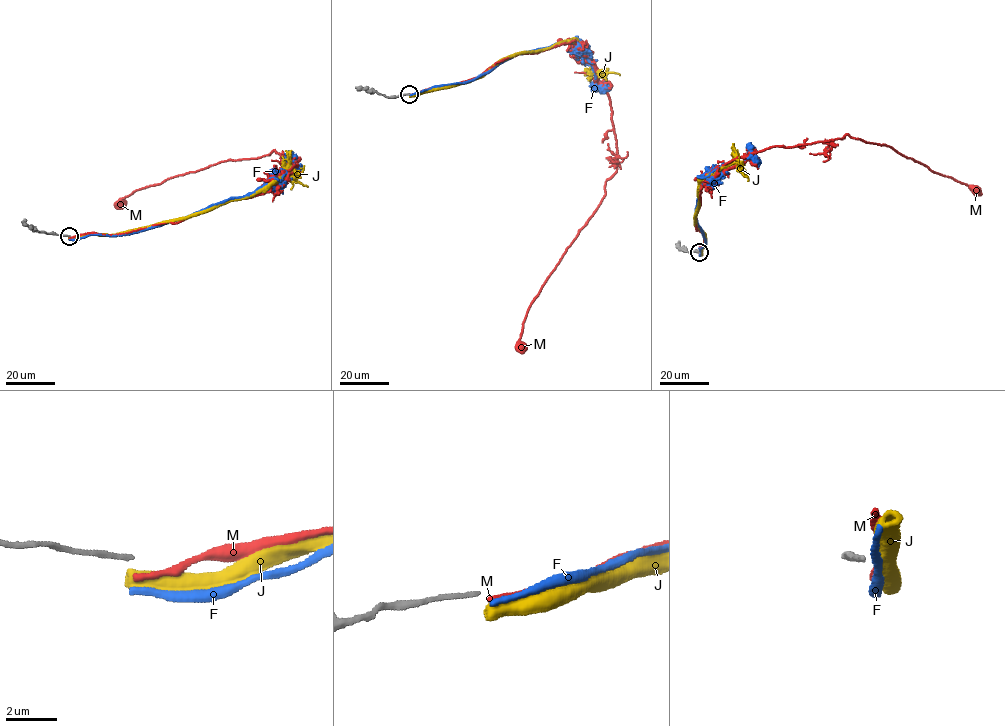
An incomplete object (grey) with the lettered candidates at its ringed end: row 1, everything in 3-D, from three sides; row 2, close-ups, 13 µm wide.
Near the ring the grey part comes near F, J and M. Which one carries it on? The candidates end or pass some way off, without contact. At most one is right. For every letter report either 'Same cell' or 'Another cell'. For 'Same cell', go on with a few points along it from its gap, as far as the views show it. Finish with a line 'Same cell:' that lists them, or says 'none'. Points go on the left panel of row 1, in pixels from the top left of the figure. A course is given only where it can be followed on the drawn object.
F: Another cell
J: Another cell
M: Same cell. Its course: (69, 237), (176, 223), (263, 194), (299, 158), (274, 150), (226, 160), (138, 189), (123, 203)
Same cell: M

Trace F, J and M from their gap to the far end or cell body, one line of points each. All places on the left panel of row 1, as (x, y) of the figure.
F: (69, 239), (159, 226), (255, 191), (285, 174), (295, 161), (290, 156), (286, 165), (292, 172), (299, 167)
J: (69, 237), (114, 235), (182, 219), (261, 191), (276, 182), (289, 169), (297, 180), (307, 187)
M: (69, 237), (176, 223), (263, 194), (299, 158), (274, 150), (226, 160), (138, 189), (123, 203)

